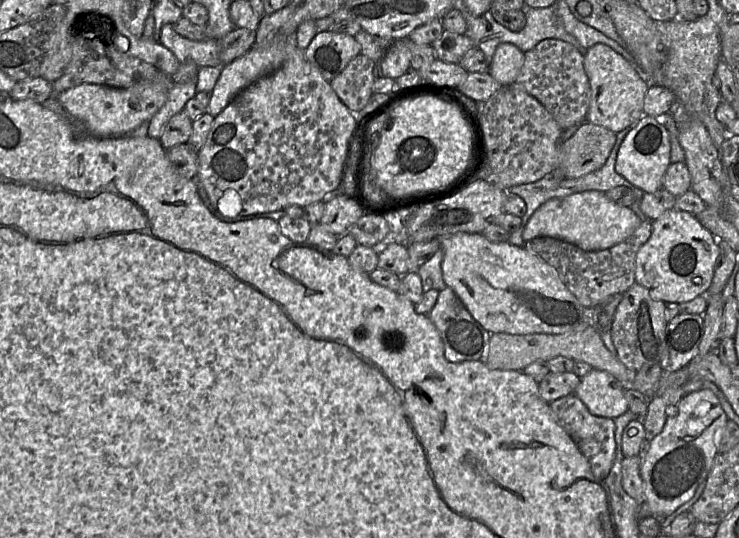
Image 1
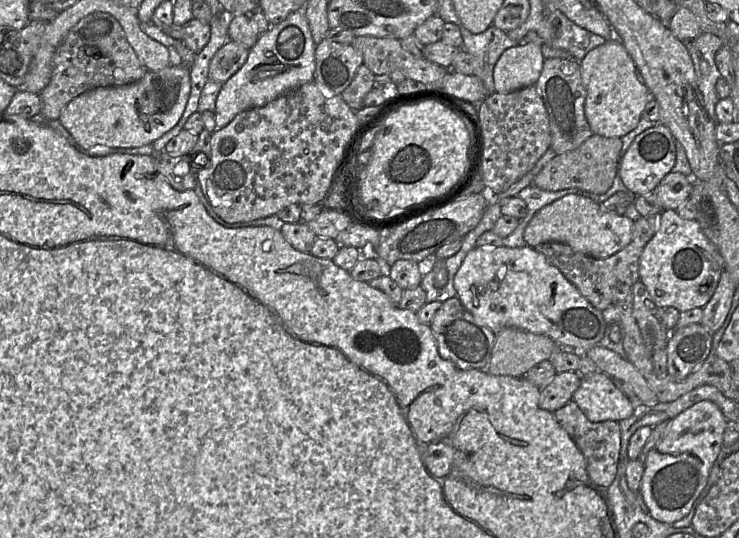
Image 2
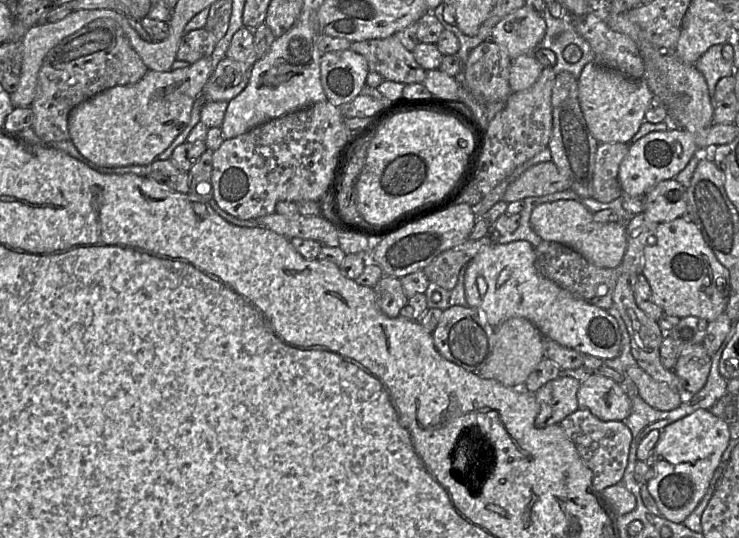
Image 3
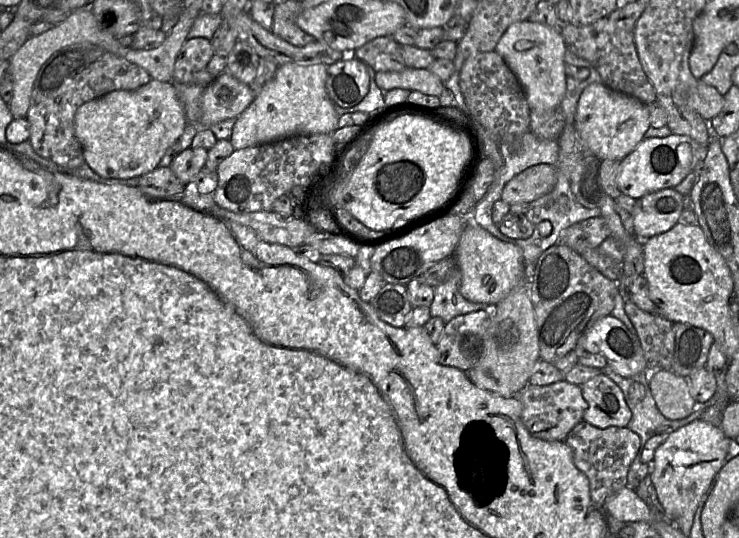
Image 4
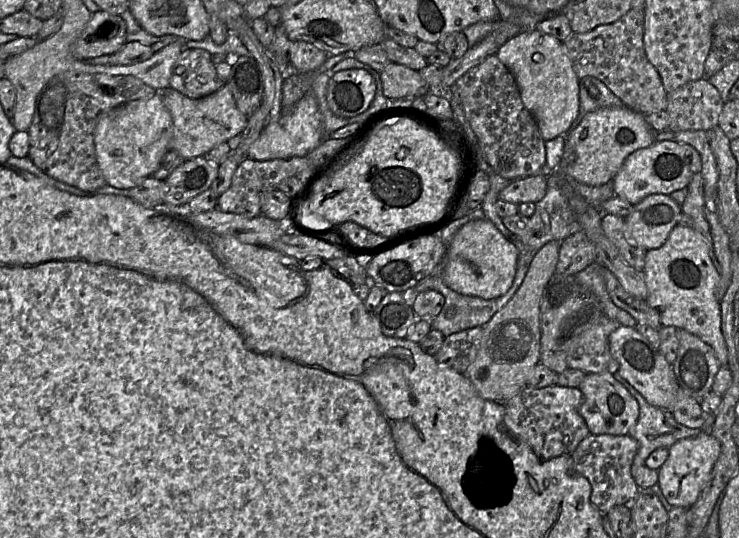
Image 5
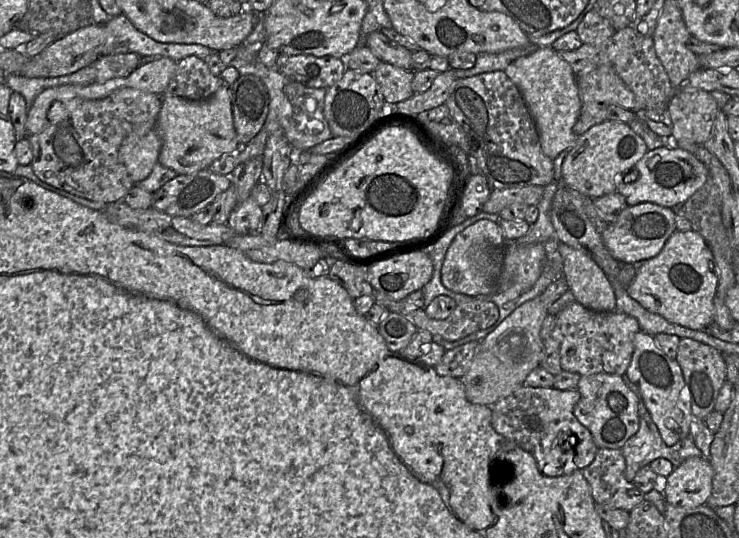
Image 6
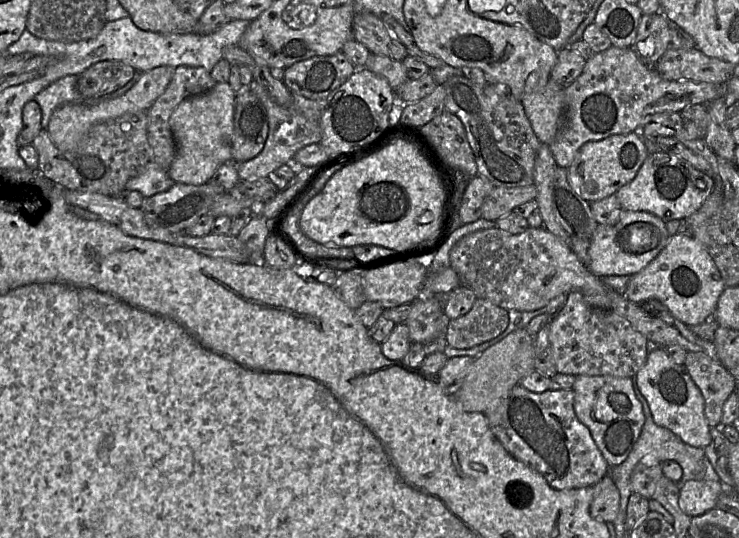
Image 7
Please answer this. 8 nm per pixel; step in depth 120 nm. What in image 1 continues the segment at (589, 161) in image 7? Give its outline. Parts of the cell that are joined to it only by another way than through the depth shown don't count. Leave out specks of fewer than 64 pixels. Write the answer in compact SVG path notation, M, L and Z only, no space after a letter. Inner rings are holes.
M596 44L584 55L584 69L591 89L588 122L617 134L640 120L644 115L644 100L650 82L644 81L628 61L612 48L604 44Z

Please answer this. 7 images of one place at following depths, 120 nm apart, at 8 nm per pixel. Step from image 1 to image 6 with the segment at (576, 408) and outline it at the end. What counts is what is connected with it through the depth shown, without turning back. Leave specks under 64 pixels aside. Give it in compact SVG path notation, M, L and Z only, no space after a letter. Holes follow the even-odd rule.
M600 448L592 463L582 469L595 505L603 504L630 511L645 500L644 494L625 476L626 462L621 449Z

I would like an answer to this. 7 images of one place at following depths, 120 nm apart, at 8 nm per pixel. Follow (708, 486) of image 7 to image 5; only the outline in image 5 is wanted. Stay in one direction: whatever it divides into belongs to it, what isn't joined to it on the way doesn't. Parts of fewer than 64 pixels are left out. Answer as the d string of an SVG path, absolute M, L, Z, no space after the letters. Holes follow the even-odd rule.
M701 431L692 438L677 441L668 449L665 463L658 469L658 485L673 507L689 508L698 500L720 454L720 444L711 434Z

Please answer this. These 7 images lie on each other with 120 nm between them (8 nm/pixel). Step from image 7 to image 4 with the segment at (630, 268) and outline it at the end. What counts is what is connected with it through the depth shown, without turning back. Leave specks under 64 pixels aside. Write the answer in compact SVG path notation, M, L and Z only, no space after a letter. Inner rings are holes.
M674 188L649 193L636 200L631 214L638 241L670 230L684 210L684 196Z

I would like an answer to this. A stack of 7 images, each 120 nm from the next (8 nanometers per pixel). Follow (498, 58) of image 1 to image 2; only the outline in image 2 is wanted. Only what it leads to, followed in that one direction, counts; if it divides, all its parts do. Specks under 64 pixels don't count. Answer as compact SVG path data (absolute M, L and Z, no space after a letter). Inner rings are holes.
M533 42L506 49L493 70L495 91L508 94L534 86L544 61L540 45Z

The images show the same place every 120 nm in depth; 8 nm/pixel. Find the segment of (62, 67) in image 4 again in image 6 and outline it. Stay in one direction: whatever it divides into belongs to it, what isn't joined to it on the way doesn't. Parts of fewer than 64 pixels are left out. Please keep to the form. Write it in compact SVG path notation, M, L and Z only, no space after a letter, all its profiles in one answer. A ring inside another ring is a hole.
M129 87L119 88L102 99L75 97L55 101L48 110L45 129L28 136L33 153L32 169L41 180L89 200L105 203L123 201L135 184L120 161L119 149L129 135L143 137L156 129L160 108L161 96Z

